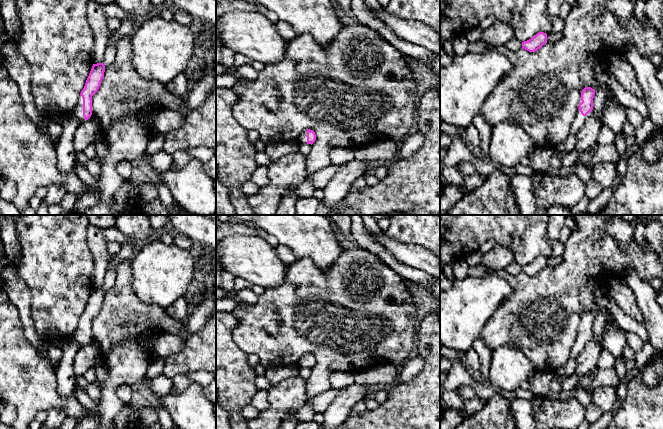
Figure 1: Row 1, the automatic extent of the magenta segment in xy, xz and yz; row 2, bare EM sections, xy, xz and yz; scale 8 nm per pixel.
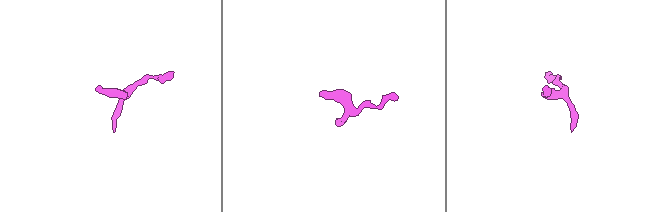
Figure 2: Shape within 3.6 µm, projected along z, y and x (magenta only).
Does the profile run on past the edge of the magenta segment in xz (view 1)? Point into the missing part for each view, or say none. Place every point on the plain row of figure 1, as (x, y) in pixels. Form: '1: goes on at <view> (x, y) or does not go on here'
1: goes on at xz (302, 362)

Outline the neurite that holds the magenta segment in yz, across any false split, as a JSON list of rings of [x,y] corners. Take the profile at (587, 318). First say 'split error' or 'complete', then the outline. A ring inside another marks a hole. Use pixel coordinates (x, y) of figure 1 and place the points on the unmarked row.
split error | [[[585,311],[581,316],[581,324],[576,341],[571,349],[570,358],[577,359],[585,344],[593,337],[593,322],[595,314]]]

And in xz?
split error | [[[304,354],[298,362],[300,368],[313,368],[316,364],[316,358],[313,354]]]

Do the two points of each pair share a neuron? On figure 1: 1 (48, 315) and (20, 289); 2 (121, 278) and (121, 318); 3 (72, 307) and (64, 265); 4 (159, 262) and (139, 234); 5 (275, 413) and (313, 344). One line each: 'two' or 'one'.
1: two
2: one
3: one
4: two
5: one

